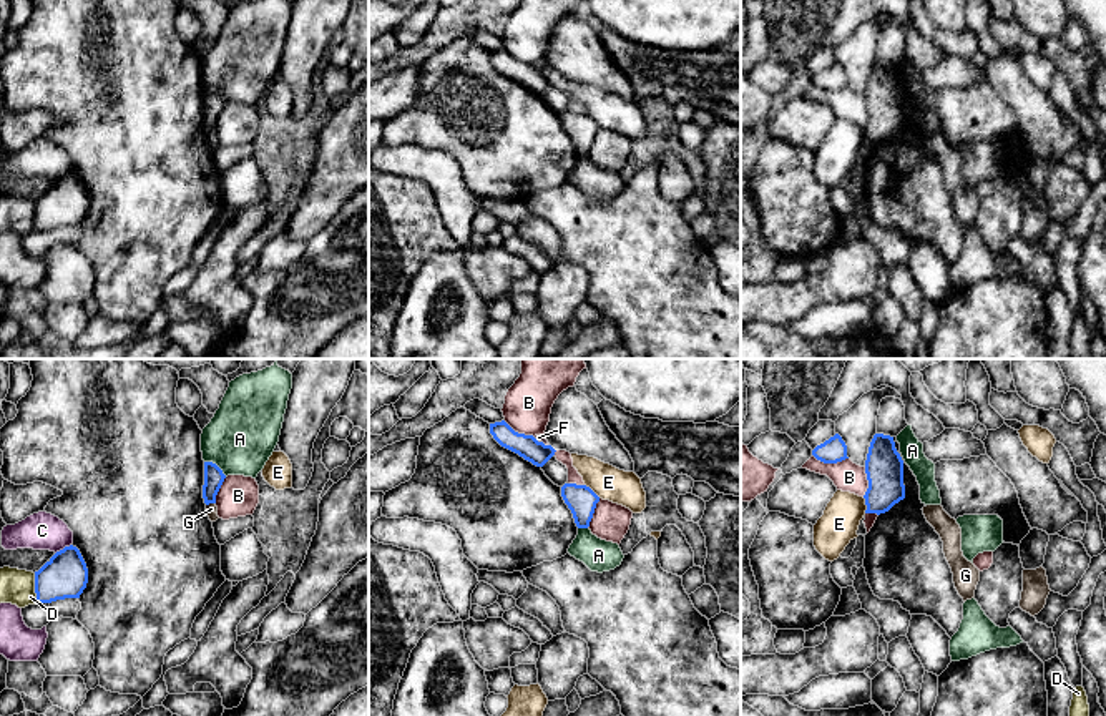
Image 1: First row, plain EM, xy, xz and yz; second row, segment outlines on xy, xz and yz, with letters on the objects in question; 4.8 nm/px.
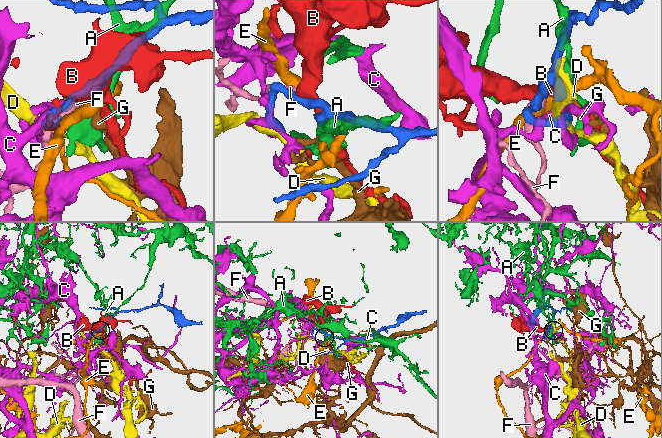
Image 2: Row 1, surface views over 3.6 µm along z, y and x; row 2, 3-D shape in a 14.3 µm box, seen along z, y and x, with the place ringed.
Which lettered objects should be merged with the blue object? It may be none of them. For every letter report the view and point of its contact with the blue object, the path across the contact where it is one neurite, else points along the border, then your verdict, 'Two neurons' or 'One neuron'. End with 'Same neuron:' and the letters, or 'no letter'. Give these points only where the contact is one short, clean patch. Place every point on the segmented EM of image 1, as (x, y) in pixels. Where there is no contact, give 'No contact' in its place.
A: Touches blue at xy (216, 465). Two neurons
B: Touches blue at yz (831, 462). Two neurons
C: Touches blue at xy (63, 549). Two neurons
D: Touches blue at xy (35, 588). Boundary: xy (34, 573), (37, 602). Two neurons
E: Touches blue at yz (866, 504). Two neurons
F: Touches blue at xz (542, 442). Two neurons
G: Touches blue at xy (210, 502). Boundary: xy (215, 502), (206, 505). Two neurons
Same neuron: no letter

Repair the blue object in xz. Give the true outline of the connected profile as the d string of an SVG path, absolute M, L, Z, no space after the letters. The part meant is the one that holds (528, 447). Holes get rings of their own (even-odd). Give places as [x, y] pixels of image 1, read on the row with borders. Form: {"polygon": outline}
{"polygon": "M505 420L490 424L490 434L502 447L536 467L543 467L556 452L551 445L538 442L533 435L515 432Z"}

